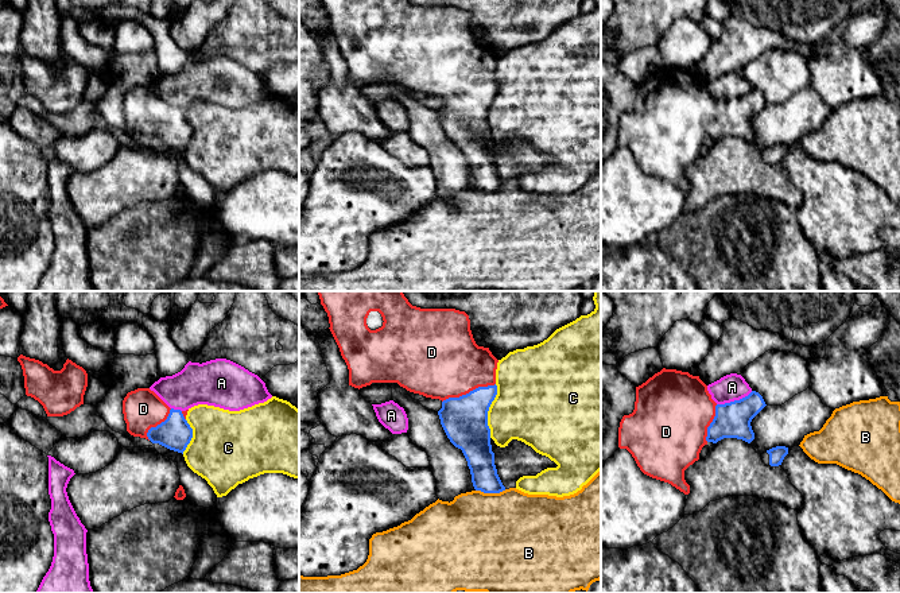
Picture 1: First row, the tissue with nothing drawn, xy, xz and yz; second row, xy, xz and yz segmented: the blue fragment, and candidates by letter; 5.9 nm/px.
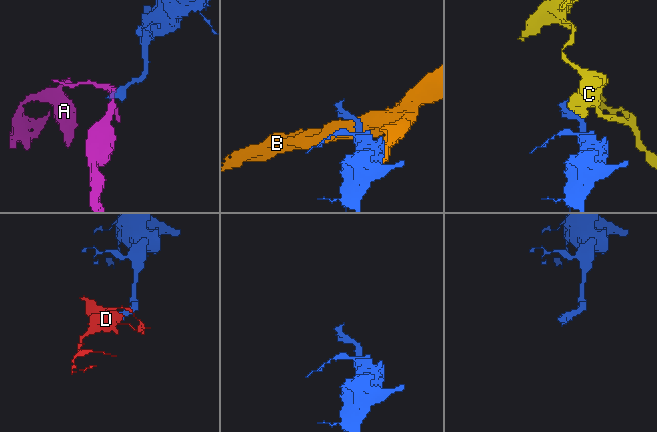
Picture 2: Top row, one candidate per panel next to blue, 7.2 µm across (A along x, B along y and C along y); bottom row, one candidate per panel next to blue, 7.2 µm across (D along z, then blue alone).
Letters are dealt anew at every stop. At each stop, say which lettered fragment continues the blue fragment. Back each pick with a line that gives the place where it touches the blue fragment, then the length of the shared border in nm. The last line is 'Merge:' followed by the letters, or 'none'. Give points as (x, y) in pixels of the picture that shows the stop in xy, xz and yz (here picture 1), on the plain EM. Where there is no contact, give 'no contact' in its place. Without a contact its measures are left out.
D: xz (469, 90) | 340 nm
Merge: D

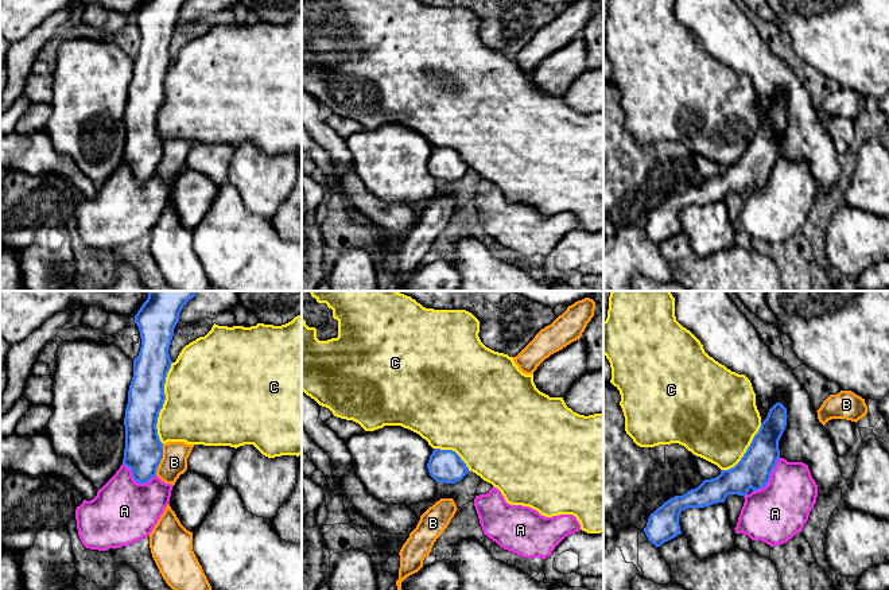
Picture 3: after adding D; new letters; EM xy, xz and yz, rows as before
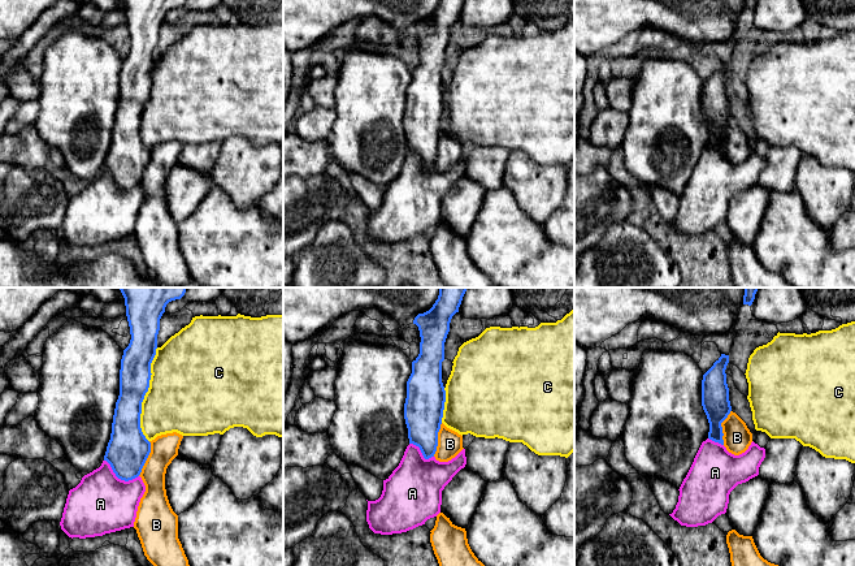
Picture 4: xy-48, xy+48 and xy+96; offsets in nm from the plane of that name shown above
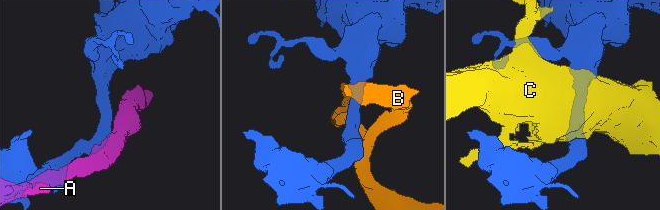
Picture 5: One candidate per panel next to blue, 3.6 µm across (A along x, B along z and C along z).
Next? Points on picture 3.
Merge: none

